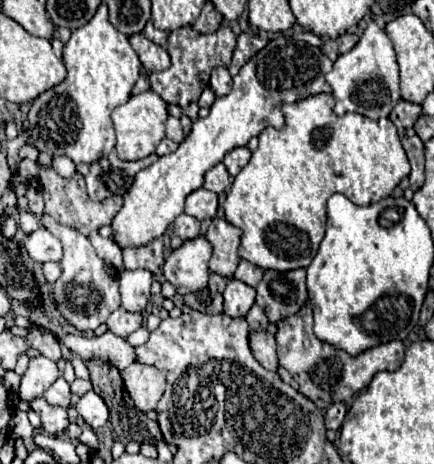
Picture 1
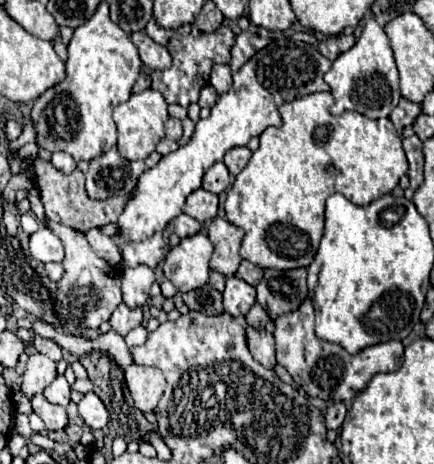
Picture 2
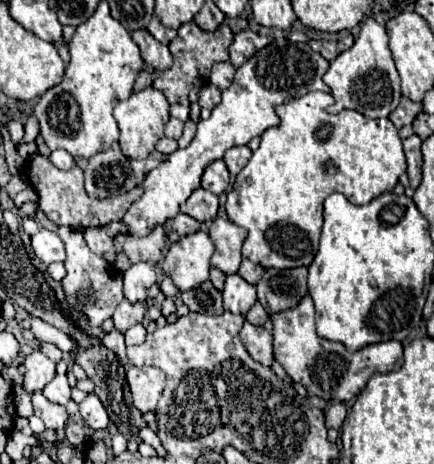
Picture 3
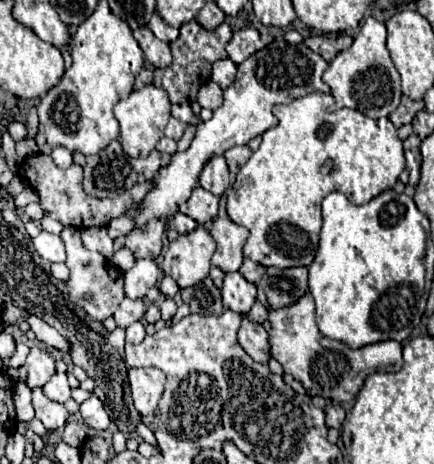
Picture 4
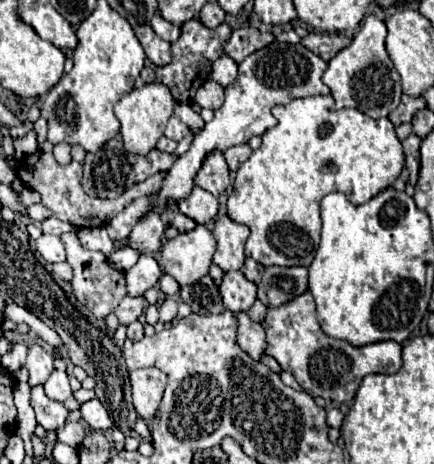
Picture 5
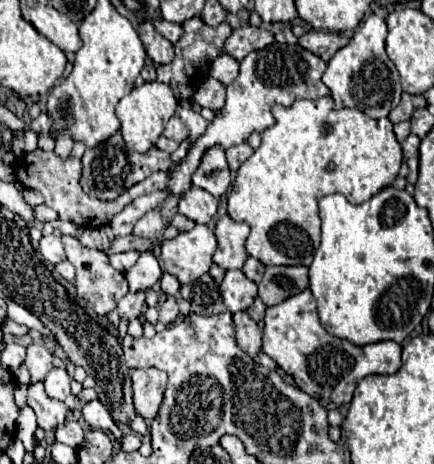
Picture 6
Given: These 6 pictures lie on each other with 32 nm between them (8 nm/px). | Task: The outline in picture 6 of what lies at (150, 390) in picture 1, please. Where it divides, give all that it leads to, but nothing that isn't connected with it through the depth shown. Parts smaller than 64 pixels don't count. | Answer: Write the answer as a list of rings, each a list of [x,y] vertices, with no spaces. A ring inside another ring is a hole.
[[[158,368],[132,370],[132,388],[134,388],[134,408],[144,420],[154,420],[166,390],[166,372]]]

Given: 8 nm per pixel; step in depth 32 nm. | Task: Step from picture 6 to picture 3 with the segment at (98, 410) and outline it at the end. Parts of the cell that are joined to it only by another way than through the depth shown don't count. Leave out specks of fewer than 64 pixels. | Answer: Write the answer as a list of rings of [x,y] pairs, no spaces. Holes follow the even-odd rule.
[[[90,392],[82,402],[80,402],[80,416],[84,418],[84,422],[92,428],[92,430],[100,430],[100,428],[108,428],[108,412],[102,406],[100,398]]]

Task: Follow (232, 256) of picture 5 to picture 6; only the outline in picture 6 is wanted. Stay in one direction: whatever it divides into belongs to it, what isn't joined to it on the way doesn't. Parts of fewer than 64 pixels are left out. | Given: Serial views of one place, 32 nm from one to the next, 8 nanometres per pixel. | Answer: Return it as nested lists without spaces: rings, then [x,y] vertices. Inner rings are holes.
[[[222,216],[216,222],[214,234],[218,240],[218,250],[214,254],[214,262],[224,270],[242,268],[244,260],[248,258],[244,244],[250,234],[250,226],[234,222],[230,216]]]

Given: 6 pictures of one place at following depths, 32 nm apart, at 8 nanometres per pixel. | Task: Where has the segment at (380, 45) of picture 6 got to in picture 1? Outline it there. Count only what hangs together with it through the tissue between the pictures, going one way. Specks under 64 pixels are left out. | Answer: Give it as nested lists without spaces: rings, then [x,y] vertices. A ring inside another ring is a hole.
[[[370,22],[360,36],[360,42],[334,62],[332,72],[326,74],[326,82],[332,86],[332,96],[336,98],[334,112],[338,116],[344,116],[346,112],[356,112],[370,120],[388,118],[392,108],[400,102],[400,90],[396,52],[386,32],[378,28],[376,22]]]

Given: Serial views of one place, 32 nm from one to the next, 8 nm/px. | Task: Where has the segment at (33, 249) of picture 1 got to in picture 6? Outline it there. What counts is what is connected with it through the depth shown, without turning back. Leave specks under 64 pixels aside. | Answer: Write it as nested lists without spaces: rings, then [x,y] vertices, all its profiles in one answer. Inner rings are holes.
[[[42,236],[38,248],[40,248],[40,254],[52,264],[66,260],[66,252],[64,252],[64,244],[60,236]]]

